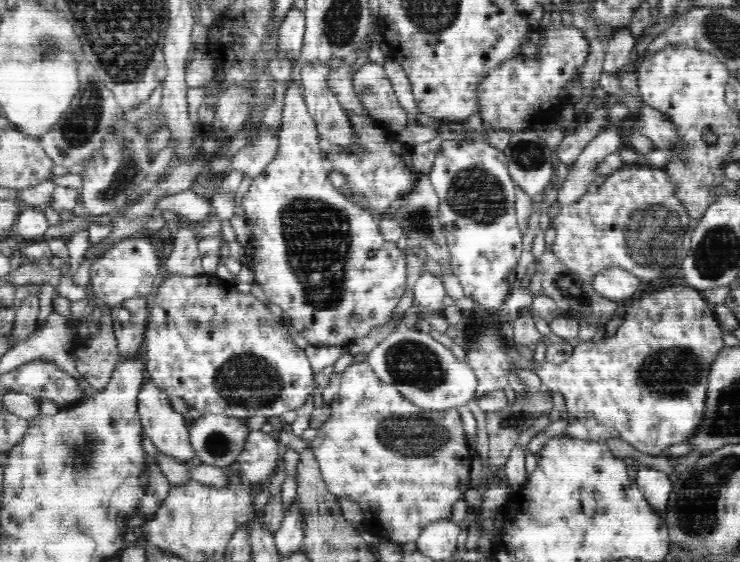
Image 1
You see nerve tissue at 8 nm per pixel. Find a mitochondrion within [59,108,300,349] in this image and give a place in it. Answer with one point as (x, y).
(126, 176)

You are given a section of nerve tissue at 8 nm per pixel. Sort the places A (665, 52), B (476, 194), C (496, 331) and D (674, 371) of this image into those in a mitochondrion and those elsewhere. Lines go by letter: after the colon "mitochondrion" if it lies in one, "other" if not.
A: other
B: mitochondrion
C: other
D: mitochondrion

